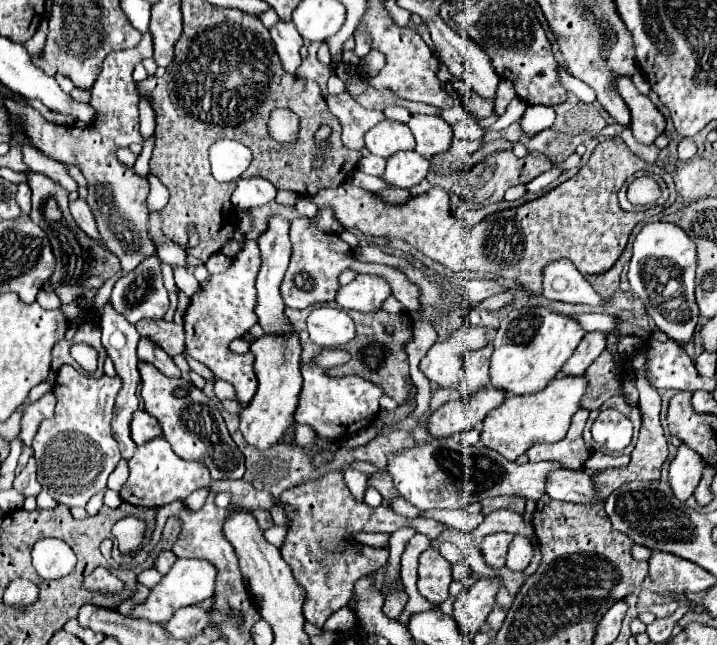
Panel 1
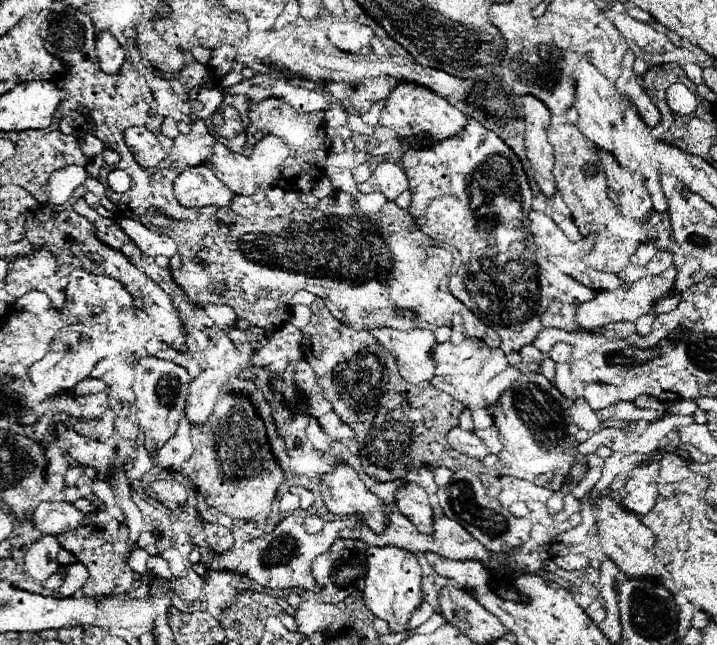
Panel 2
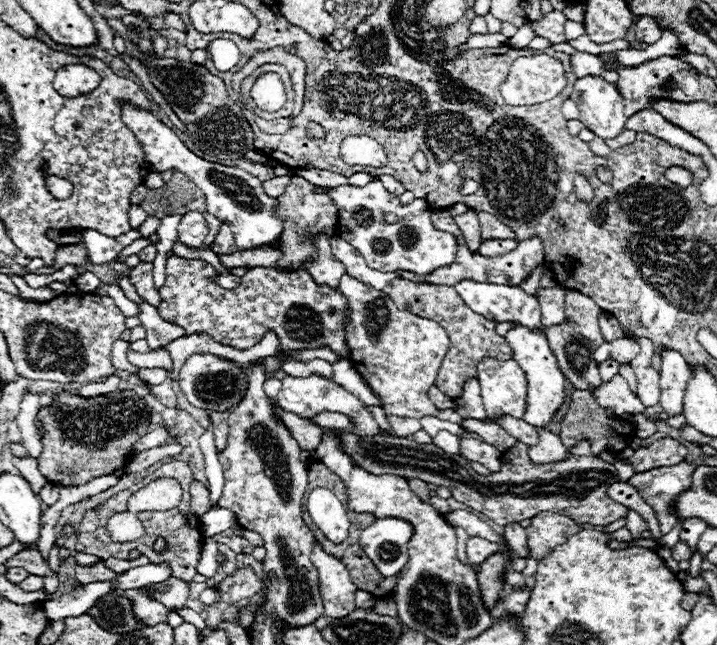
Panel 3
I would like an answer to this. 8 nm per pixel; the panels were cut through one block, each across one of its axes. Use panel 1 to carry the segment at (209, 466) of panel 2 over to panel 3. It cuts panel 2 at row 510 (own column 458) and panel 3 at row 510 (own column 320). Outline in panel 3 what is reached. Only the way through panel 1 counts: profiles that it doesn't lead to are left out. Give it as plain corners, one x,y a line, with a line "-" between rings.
192,480
192,484
190,484
190,496
192,496
192,500
190,500
190,512
192,514
200,516
200,514
204,514
204,510
212,508
210,506
210,492
208,492
208,488
202,482

